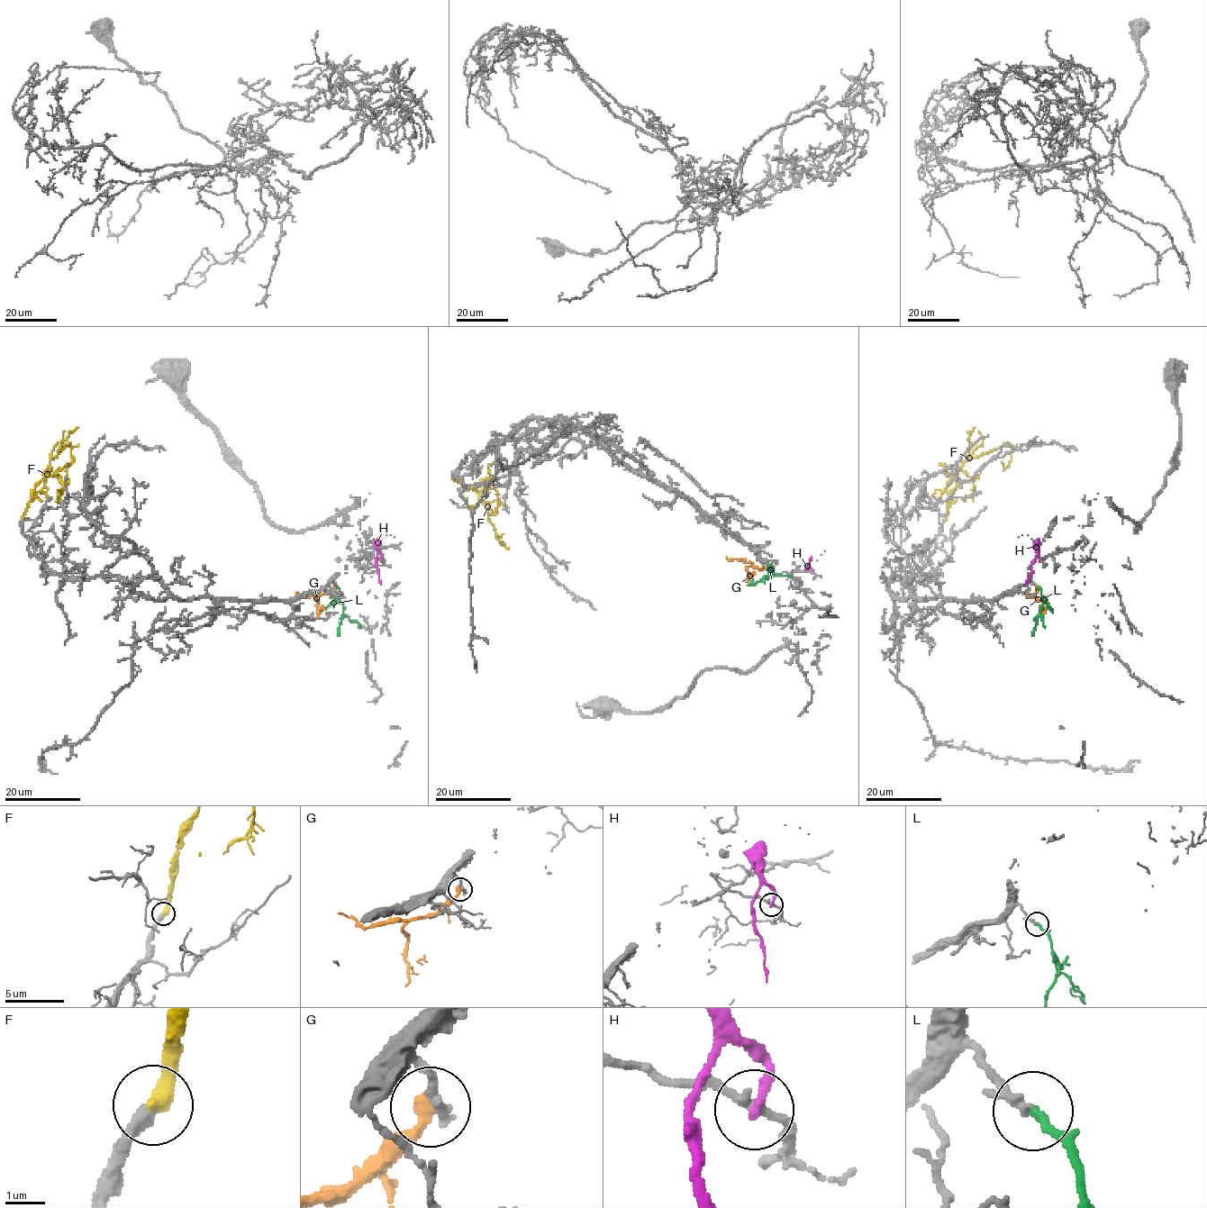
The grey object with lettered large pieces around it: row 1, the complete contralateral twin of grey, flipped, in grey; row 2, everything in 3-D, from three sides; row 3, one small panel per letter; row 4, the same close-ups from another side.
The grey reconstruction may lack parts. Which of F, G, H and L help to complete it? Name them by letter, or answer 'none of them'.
F, L

